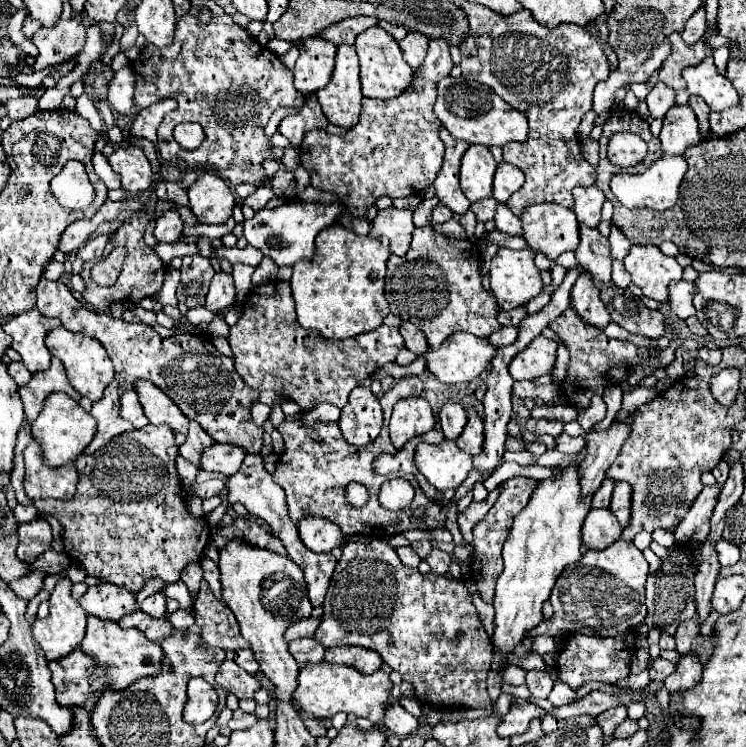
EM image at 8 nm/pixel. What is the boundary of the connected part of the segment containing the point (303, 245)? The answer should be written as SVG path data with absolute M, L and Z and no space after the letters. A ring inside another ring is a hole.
M287 201L275 209L261 209L253 219L243 223L243 237L259 249L263 255L271 257L279 267L295 265L299 259L311 259L315 249L315 237L319 231L339 223L343 213L343 203L311 203L311 201Z

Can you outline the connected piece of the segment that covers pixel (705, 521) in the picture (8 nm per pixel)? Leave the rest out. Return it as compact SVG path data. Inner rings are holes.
M719 485L703 487L703 491L695 499L695 503L691 505L689 513L683 517L681 525L677 525L677 529L675 529L677 545L687 545L689 541L697 541L699 545L703 545L707 541L709 519L715 509L715 503L717 503L717 493L719 493Z

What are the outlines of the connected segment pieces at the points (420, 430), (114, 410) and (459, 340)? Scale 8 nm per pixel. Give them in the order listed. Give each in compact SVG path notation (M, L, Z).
M423 397L401 399L393 407L393 415L389 421L391 443L395 445L395 449L401 449L413 437L431 431L433 425L435 425L435 415Z
M117 381L107 385L101 401L93 403L91 415L97 421L97 435L91 441L91 445L83 451L85 455L93 455L101 447L105 447L115 435L133 429L133 425L129 425L129 421L123 421L119 417L119 383Z
M453 333L439 349L423 355L427 369L441 383L467 383L477 379L497 355L497 347L471 333Z

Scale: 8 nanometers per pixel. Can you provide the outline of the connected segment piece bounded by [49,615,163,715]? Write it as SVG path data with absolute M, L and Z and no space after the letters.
M89 615L87 617L87 635L79 645L79 651L73 651L57 661L49 661L49 669L53 673L53 685L57 689L57 703L63 707L83 707L89 715L93 713L93 703L97 703L97 697L101 697L101 693L105 689L127 689L133 681L141 679L141 677L153 677L157 673L161 673L161 657L163 657L163 649L149 641L141 631L137 633L137 629L121 629L117 623L113 621L101 621L99 617Z

